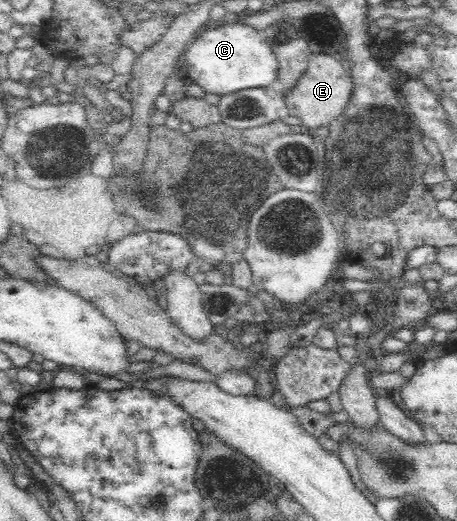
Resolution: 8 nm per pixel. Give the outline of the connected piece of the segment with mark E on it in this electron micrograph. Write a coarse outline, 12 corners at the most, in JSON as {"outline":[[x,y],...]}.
{"outline":[[308,55],[294,89],[283,94],[302,126],[328,126],[353,92],[344,61]]}

